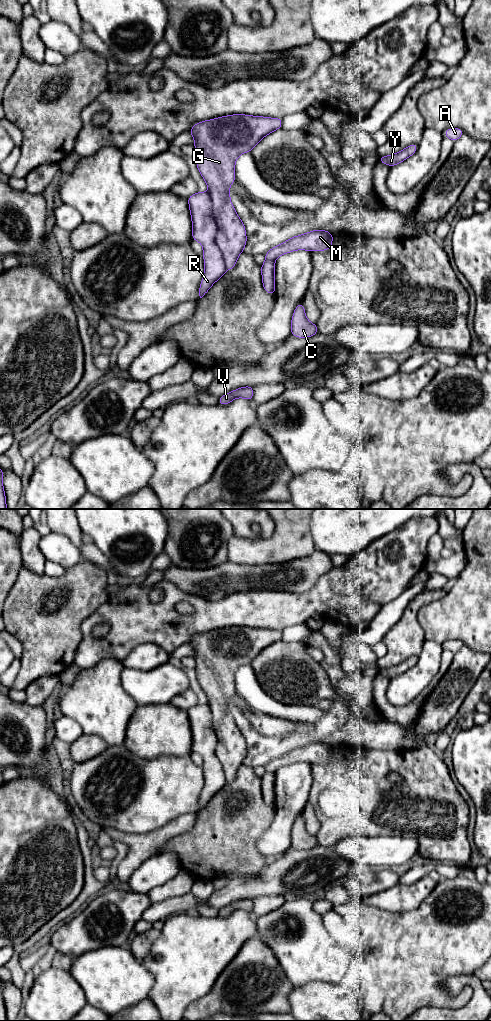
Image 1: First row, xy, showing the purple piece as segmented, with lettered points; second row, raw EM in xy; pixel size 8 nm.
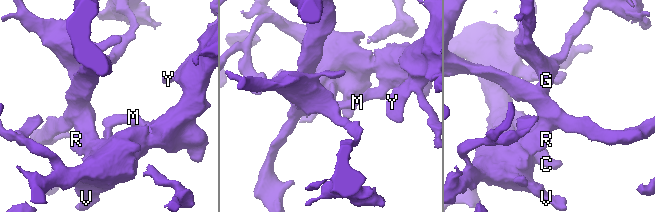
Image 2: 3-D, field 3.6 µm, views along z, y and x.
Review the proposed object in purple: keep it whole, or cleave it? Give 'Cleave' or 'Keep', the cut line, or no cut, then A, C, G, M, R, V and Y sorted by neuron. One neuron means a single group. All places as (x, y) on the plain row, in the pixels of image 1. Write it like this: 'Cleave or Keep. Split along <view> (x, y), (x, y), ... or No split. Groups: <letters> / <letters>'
Cleave. Split along xy (208, 705), (217, 739), (216, 756), (226, 781). Groups: A C G M V Y / R

